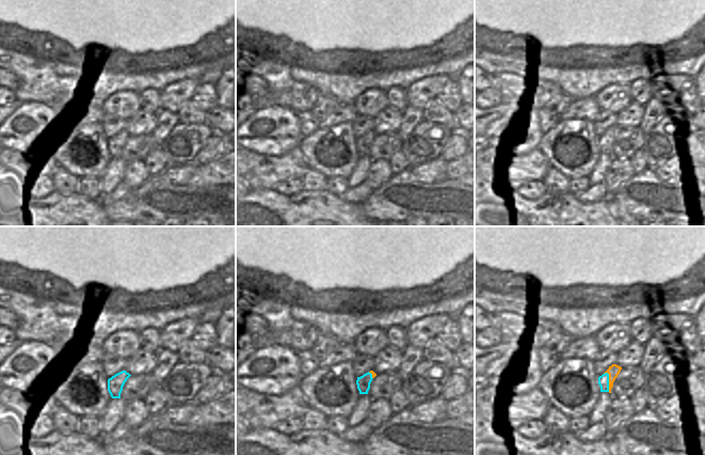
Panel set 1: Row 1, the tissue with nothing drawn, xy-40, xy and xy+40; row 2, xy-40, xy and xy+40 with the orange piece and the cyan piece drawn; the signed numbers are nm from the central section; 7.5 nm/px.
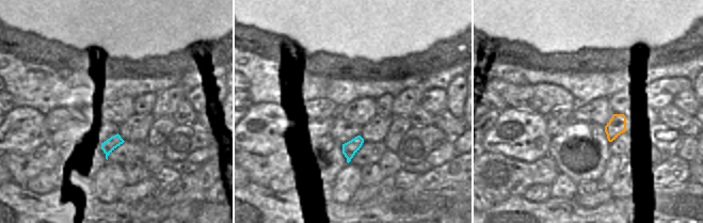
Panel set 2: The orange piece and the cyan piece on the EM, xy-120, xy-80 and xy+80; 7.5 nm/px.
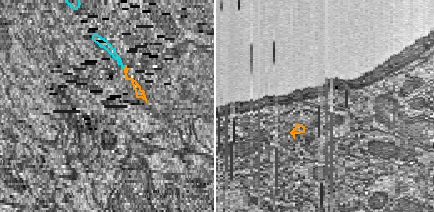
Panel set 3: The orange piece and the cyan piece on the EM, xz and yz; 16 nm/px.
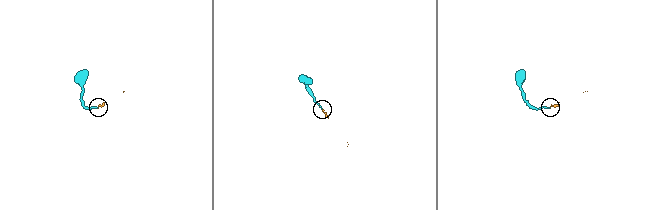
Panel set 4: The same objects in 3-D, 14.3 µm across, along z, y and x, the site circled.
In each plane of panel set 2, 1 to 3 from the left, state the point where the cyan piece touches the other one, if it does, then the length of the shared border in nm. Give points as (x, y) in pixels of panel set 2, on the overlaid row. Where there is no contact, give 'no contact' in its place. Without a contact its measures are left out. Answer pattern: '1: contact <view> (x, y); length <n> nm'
1: no contact
2: no contact
3: no contact

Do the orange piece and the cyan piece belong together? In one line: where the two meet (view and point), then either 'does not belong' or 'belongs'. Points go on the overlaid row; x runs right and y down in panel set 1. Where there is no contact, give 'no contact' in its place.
xy+40 (609, 381) | does not belong

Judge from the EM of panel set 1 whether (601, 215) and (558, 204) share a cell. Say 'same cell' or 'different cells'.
same cell

